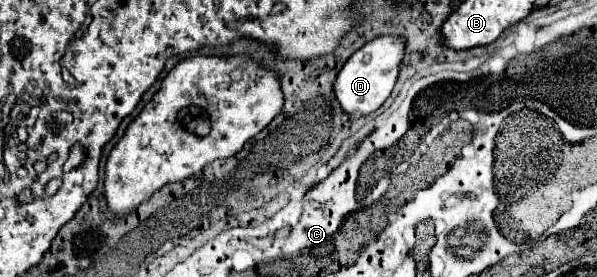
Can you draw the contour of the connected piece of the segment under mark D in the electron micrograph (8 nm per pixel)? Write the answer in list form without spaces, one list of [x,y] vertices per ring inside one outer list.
[[[395,35],[377,37],[369,41],[365,47],[361,47],[359,51],[355,51],[349,57],[349,61],[343,65],[343,69],[339,71],[337,81],[335,81],[335,95],[341,101],[343,111],[347,115],[353,111],[359,111],[361,115],[369,115],[377,111],[385,103],[385,99],[391,95],[397,83],[403,57],[405,57],[405,39],[395,37]]]

